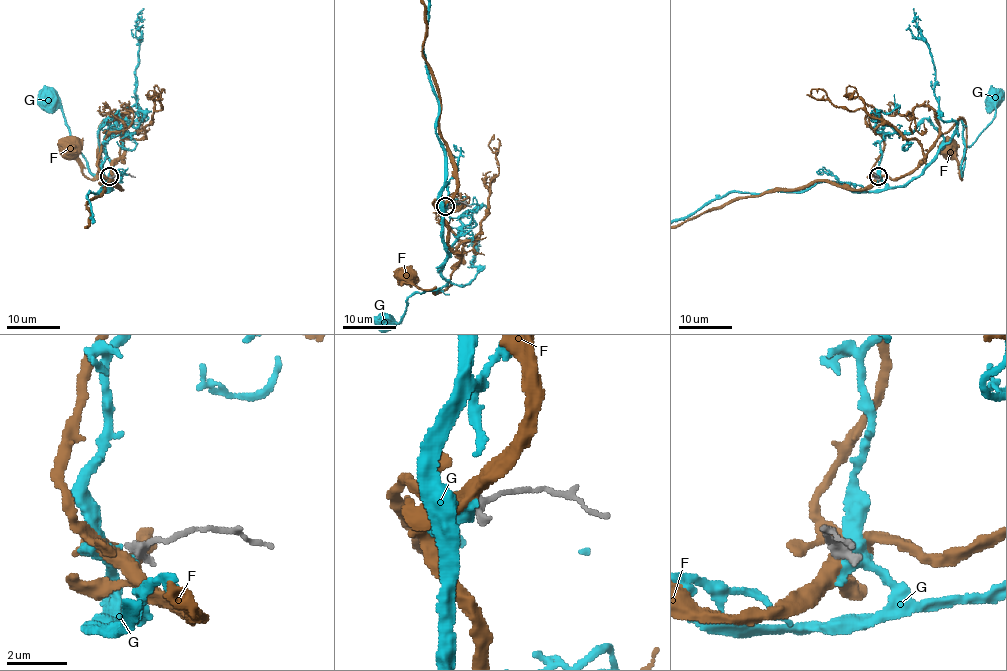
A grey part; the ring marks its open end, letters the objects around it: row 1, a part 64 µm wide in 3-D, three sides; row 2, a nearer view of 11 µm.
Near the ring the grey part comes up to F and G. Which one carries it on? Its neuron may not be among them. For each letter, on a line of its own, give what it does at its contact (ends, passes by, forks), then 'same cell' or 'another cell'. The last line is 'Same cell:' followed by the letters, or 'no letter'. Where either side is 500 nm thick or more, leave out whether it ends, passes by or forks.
F: it forks there; another cell
G: same cell
Same cell: G

